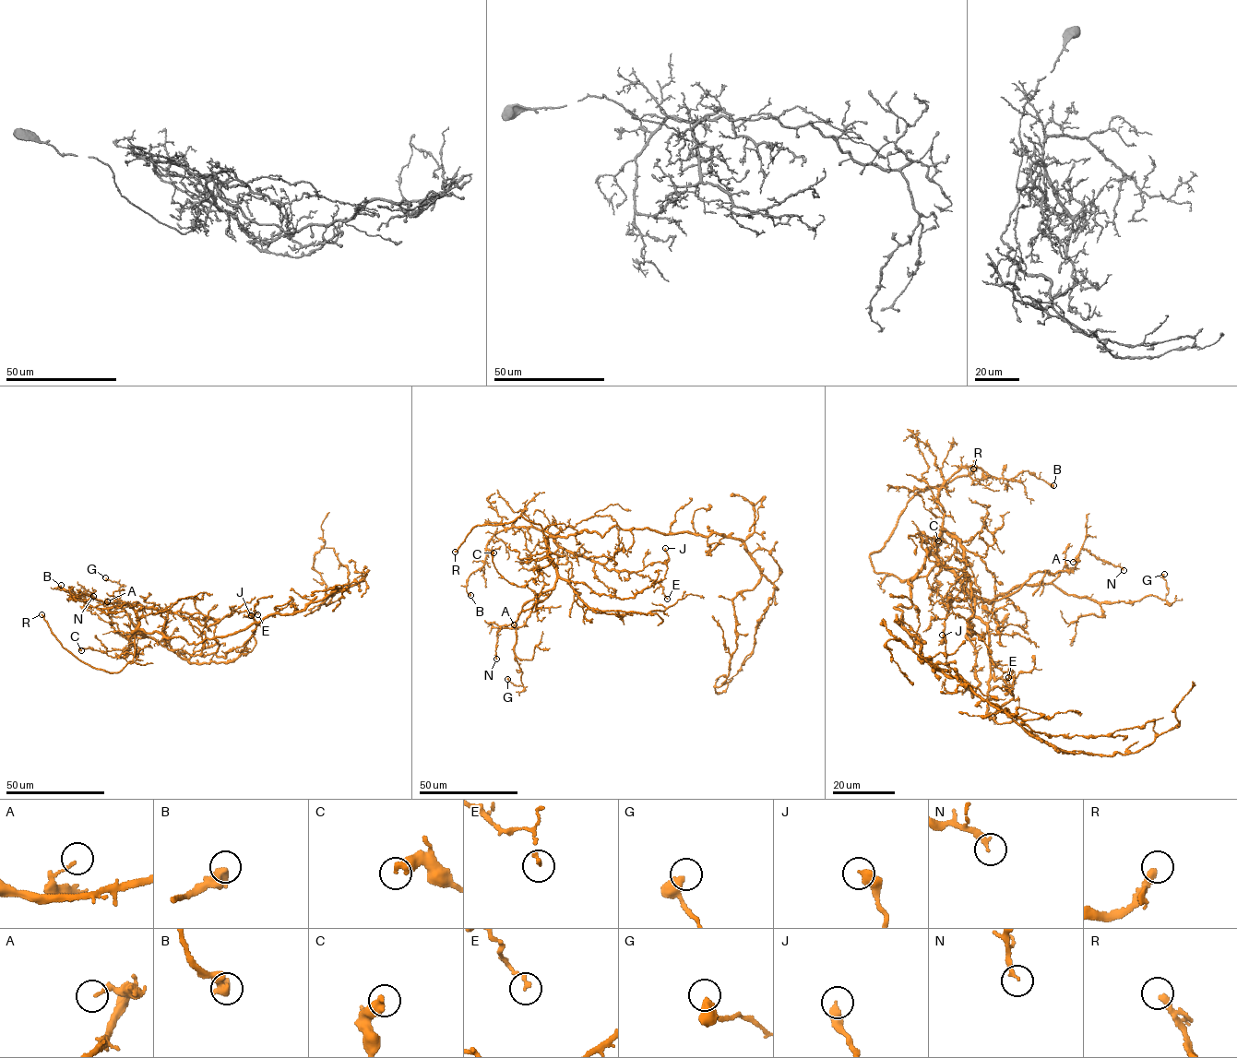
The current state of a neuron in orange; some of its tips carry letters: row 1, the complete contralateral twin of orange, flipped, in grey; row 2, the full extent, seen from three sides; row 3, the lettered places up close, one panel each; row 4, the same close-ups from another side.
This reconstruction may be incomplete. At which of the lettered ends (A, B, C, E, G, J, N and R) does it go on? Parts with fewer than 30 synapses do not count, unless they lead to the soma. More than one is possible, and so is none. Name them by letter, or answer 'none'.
R

